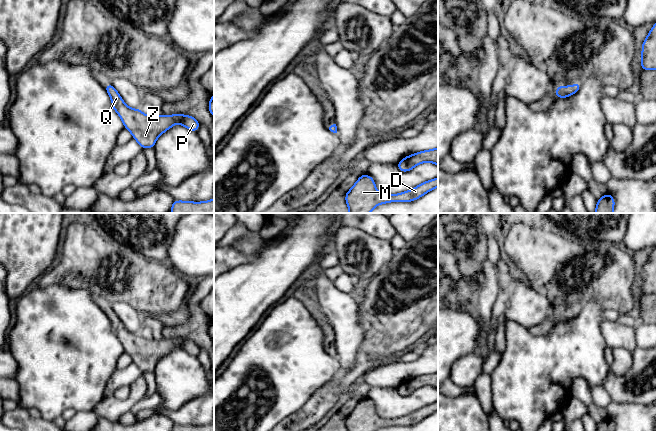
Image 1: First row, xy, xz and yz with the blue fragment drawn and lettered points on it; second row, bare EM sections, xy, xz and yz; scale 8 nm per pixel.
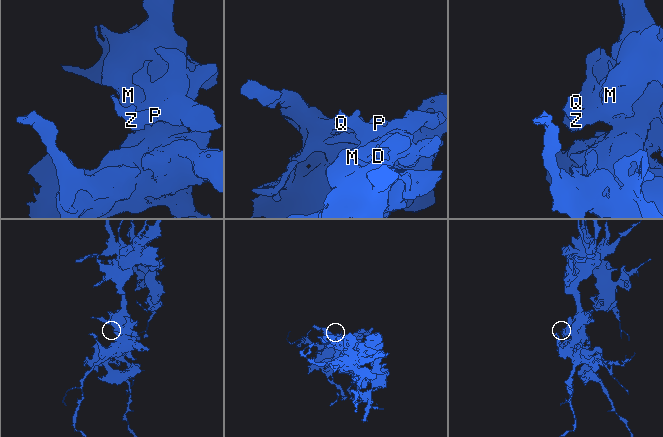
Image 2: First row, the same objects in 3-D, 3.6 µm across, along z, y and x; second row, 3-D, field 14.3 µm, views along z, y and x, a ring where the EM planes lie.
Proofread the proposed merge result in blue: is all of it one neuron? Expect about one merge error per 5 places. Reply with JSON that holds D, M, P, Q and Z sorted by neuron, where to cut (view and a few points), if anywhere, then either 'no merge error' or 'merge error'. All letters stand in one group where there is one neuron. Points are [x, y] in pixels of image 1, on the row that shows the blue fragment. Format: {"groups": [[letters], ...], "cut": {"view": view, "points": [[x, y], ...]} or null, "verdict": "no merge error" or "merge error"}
{"groups": [["D", "M", "P", "Q", "Z"]], "cut": null, "verdict": "no merge error"}

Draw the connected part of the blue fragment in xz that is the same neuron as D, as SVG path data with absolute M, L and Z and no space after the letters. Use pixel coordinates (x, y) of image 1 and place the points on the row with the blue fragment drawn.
M361 175L354 186L346 192L349 213L369 213L377 205L389 202L411 202L438 187L438 177L425 181L415 188L399 194L386 195L377 191L374 179Z

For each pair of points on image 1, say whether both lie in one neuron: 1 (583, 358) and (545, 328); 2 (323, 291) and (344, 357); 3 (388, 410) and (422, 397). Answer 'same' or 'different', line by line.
1: different
2: same
3: same

